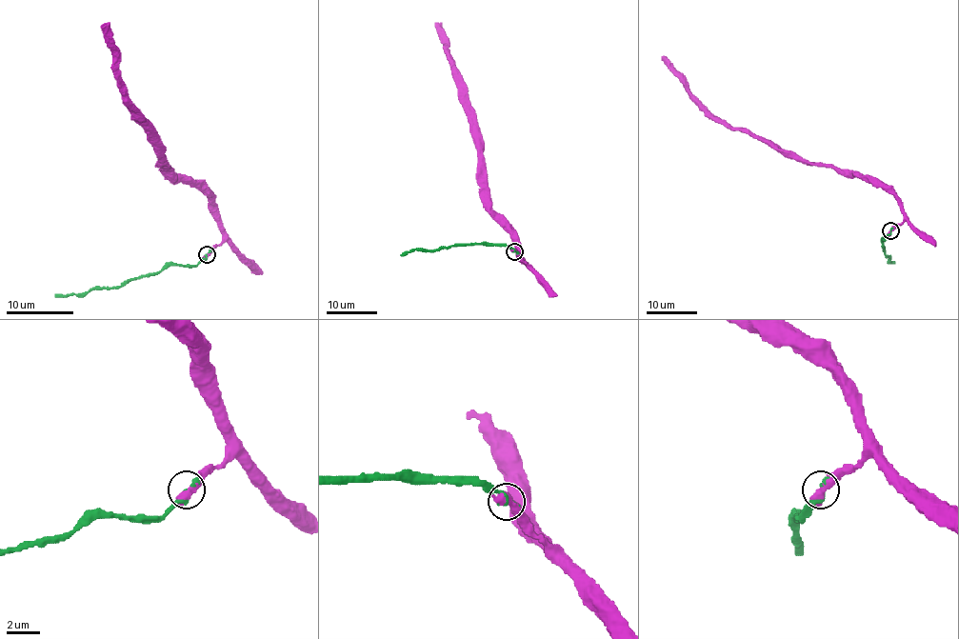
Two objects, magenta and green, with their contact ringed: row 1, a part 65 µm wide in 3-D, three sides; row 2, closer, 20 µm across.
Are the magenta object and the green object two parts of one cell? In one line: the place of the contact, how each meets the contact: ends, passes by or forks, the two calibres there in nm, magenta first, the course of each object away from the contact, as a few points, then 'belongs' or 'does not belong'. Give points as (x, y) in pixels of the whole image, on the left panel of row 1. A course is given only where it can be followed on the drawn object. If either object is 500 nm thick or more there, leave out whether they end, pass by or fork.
at (207, 254); magenta passes by; green ends there; 440 nm thick on the magenta side, 320 nm on the other; magenta runs (206, 254), (223, 238), (221, 219), (212, 201), (201, 189), (164, 164), (157, 143), (124, 95), (109, 22); green runs (206, 254), (196, 265), (166, 265), (155, 272), (112, 288), (55, 294); belongs

